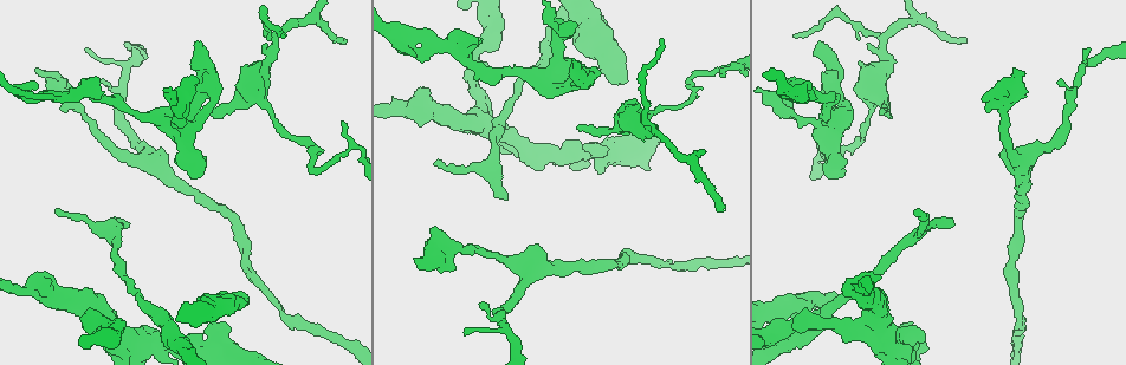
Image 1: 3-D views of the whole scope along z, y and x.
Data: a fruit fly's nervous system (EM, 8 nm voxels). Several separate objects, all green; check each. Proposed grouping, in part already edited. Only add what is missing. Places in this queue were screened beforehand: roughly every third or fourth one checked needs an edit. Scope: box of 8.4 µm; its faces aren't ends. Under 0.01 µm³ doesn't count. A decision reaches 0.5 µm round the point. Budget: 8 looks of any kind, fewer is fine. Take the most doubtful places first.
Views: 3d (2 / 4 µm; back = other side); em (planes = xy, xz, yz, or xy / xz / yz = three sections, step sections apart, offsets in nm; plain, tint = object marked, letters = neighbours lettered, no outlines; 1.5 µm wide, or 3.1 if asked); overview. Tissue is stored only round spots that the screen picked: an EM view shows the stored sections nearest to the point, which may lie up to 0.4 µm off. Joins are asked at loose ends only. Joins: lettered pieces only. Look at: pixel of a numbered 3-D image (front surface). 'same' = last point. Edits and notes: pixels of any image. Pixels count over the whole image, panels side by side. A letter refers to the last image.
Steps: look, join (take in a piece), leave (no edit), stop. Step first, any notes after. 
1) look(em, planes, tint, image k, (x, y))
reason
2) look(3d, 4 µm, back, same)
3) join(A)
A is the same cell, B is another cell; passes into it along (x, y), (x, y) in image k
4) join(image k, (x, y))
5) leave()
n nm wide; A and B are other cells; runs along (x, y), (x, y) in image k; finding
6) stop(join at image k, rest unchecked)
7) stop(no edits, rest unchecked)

look(3d, 2 µm, image 1, (248, 297))
branch stops here

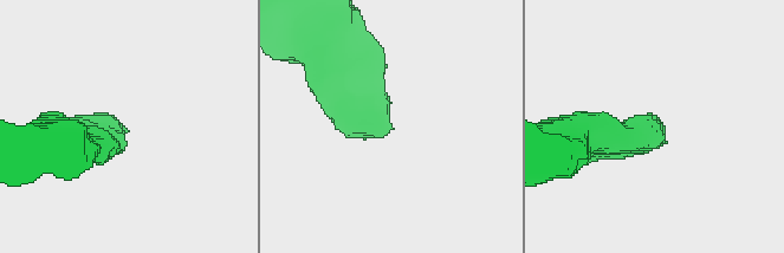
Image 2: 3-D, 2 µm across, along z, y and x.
look(em, planes, letters, image 2, (387, 131))
now the EM

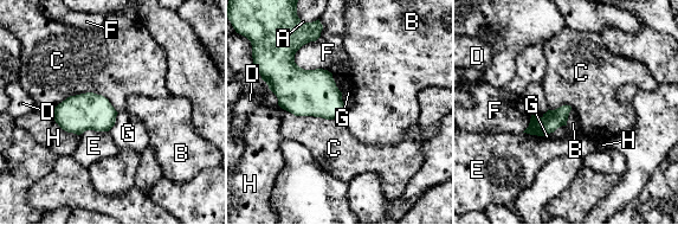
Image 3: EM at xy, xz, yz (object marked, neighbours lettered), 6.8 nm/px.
leave()
A, B, C, D, E, F, G and H are other cells; border along (572, 108), (566, 126) in image 3; none of them fits

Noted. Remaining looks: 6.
look(3d, 2 µm, image 1, (576, 62))
free end

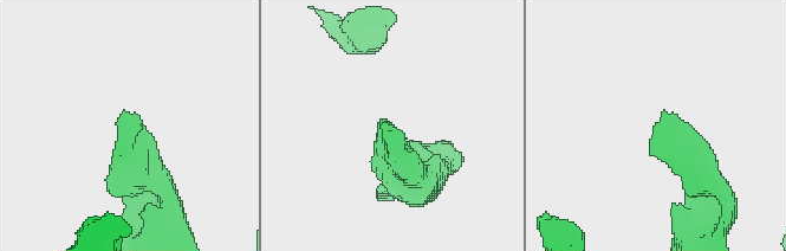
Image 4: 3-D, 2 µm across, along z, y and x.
look(em, xz, step 4, letters, image 4, (390, 133))
now the EM

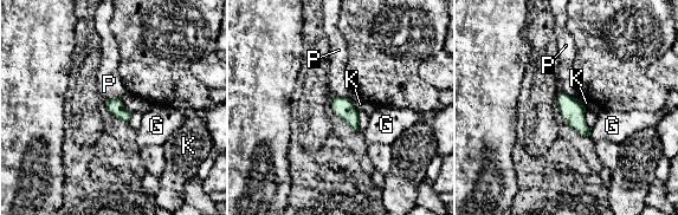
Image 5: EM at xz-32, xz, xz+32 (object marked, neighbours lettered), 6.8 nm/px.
leave()
P touches over 140 nm; G, K and P are other cells; none of them fits

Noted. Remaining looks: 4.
look(3d, 2 µm, image 1, (589, 146))
stops while still wide

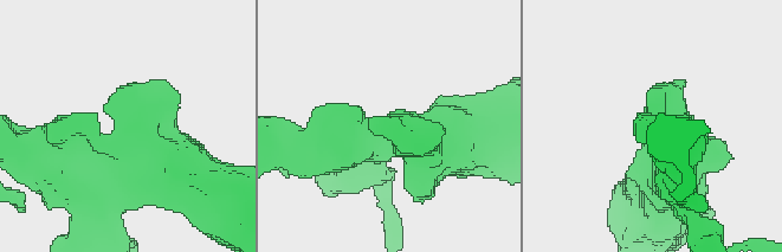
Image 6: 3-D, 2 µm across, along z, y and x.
look(em, yz, step 8, letters, image 6, (121, 89))
now the EM

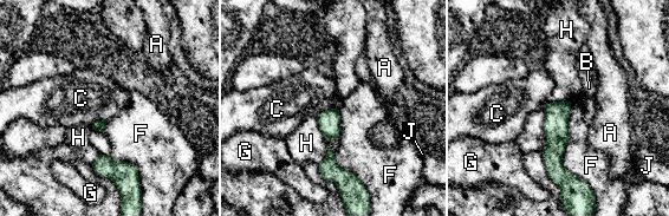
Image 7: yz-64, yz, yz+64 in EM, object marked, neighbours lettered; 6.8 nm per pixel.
look(em, planes, letters, same)

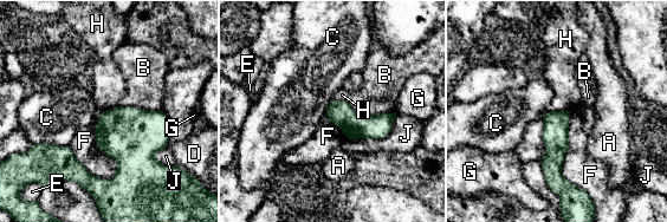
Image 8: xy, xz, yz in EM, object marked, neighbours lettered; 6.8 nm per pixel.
leave()
F touches over 460 nm; A, B, C, D, E, F, G, H and J are other cells; border along (569, 110), (543, 117), (541, 161) in image 8; no lettered piece goes on from it

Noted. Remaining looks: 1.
stop(no edits, rest unchecked)

